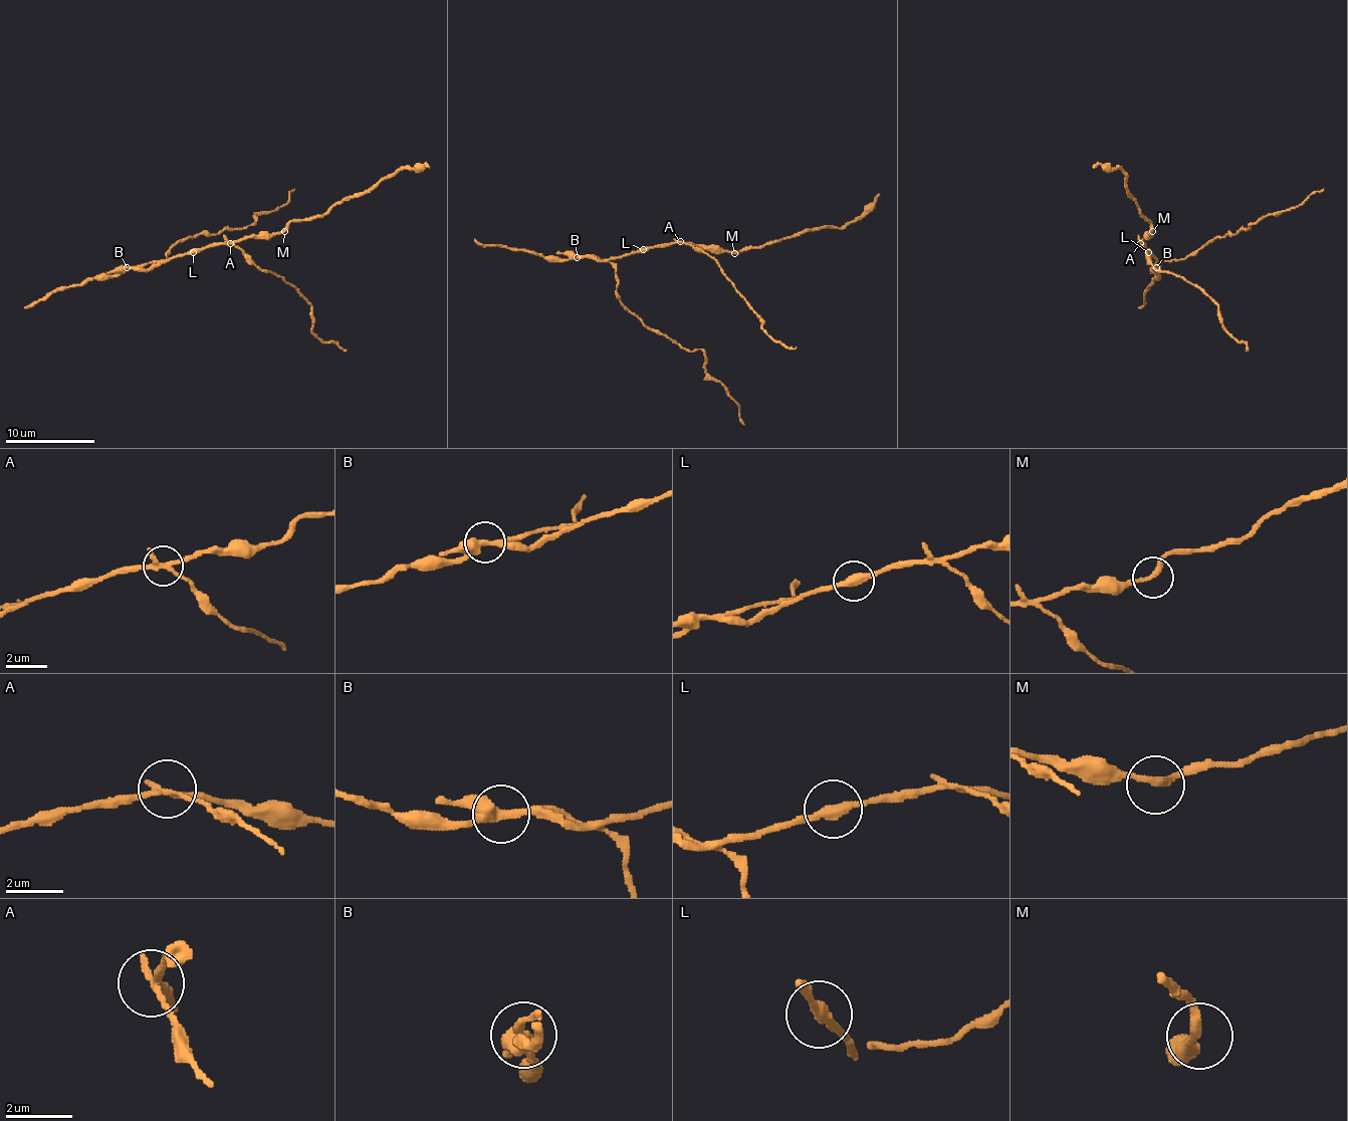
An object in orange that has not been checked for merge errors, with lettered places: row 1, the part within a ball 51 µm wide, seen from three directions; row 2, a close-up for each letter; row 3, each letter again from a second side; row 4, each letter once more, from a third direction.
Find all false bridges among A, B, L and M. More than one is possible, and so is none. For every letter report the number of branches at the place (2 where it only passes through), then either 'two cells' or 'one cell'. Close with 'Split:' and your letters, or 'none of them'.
A: 3 | two cells
B: 3 | two cells
L: 2 | one cell
M: 2 | one cell
Split: A, B

